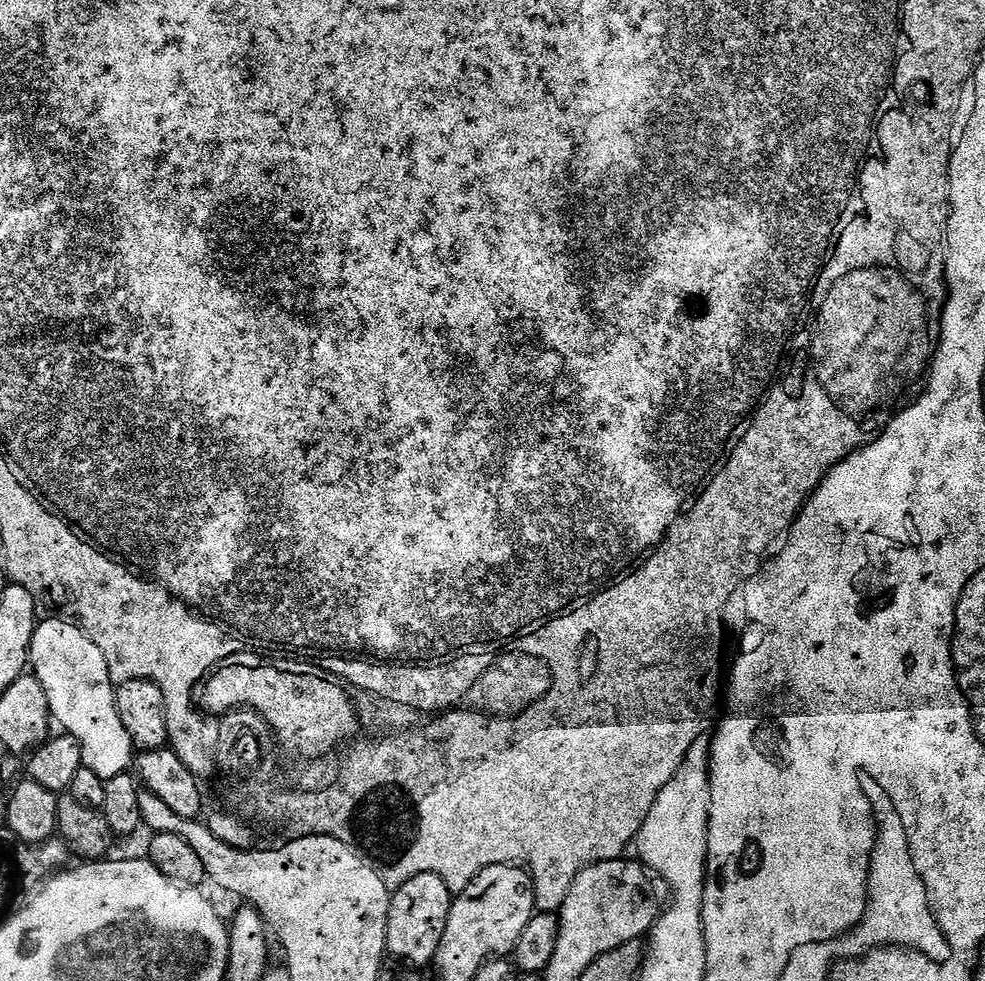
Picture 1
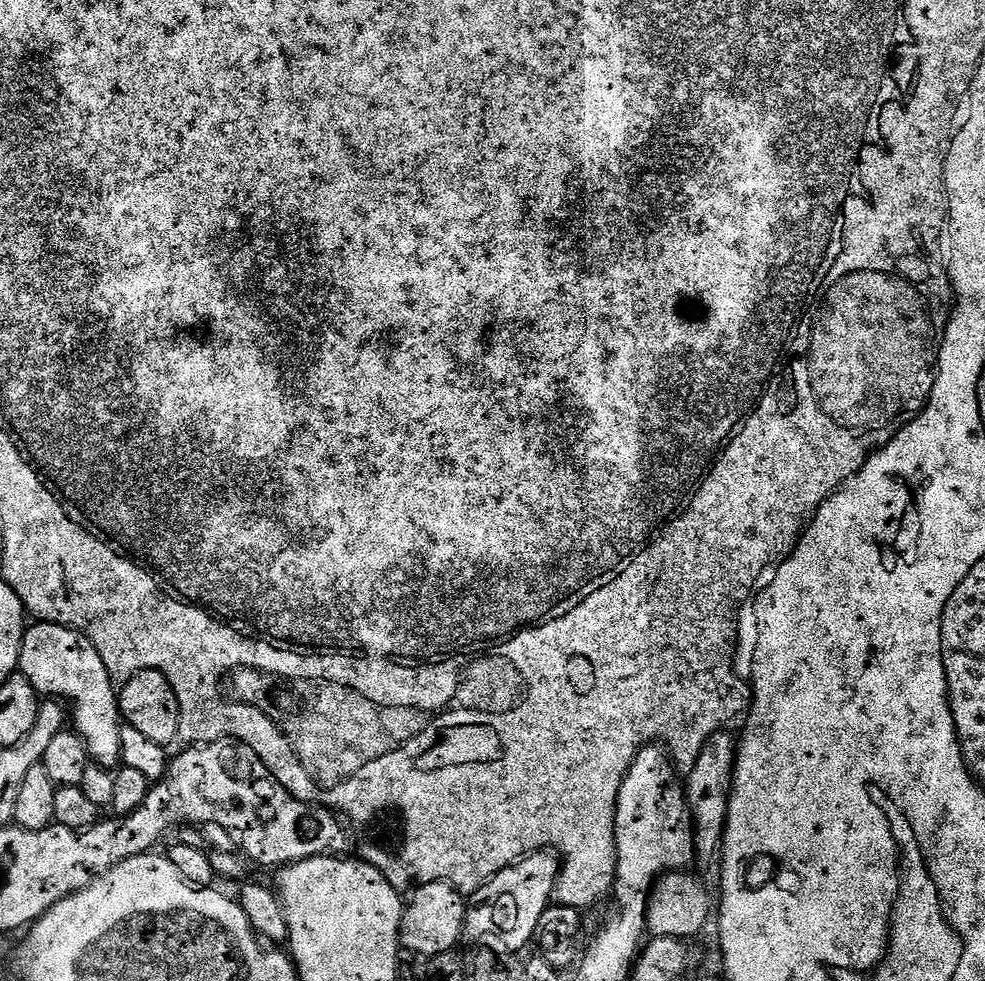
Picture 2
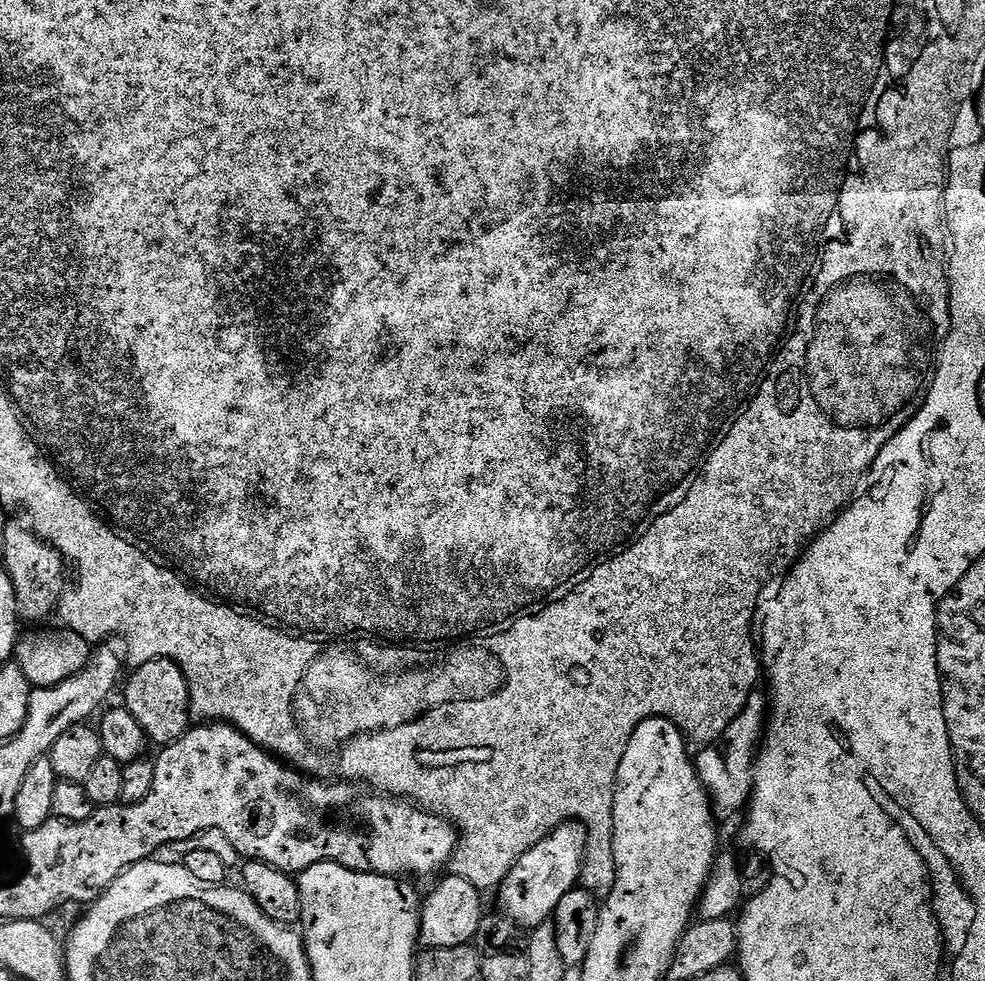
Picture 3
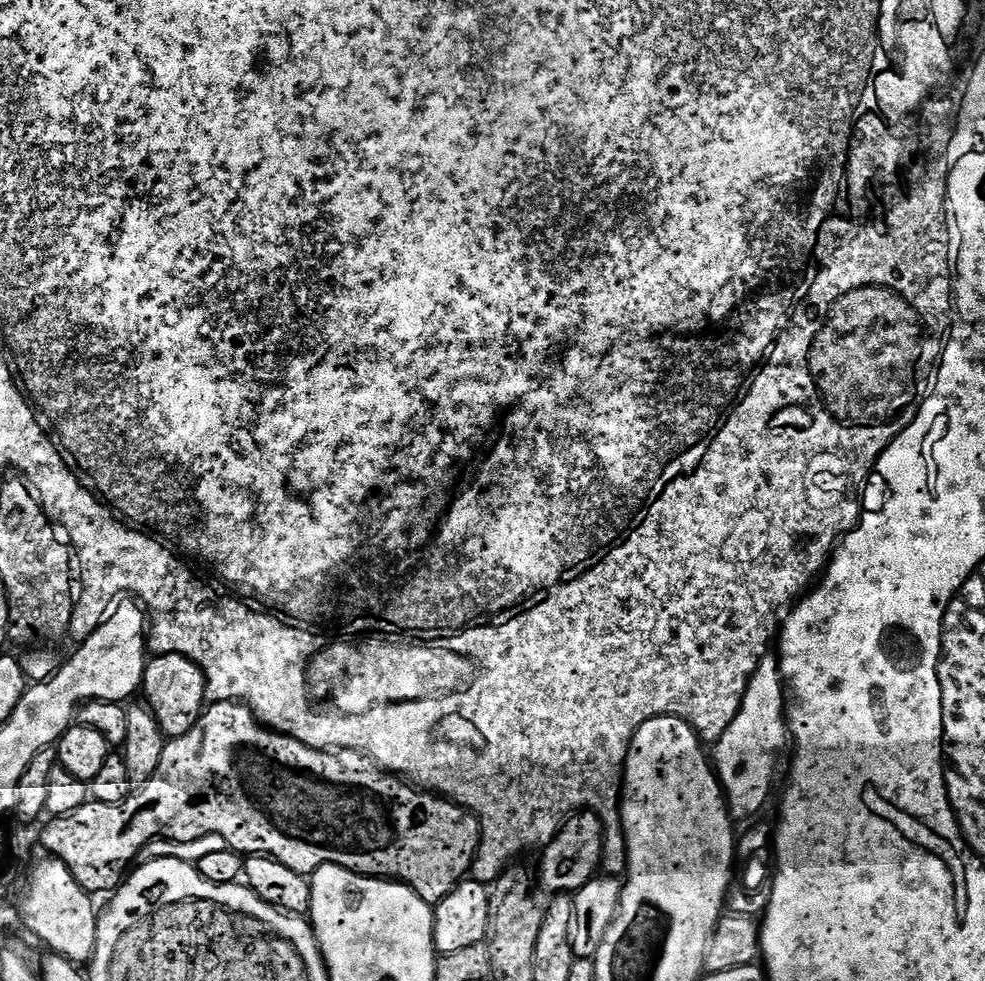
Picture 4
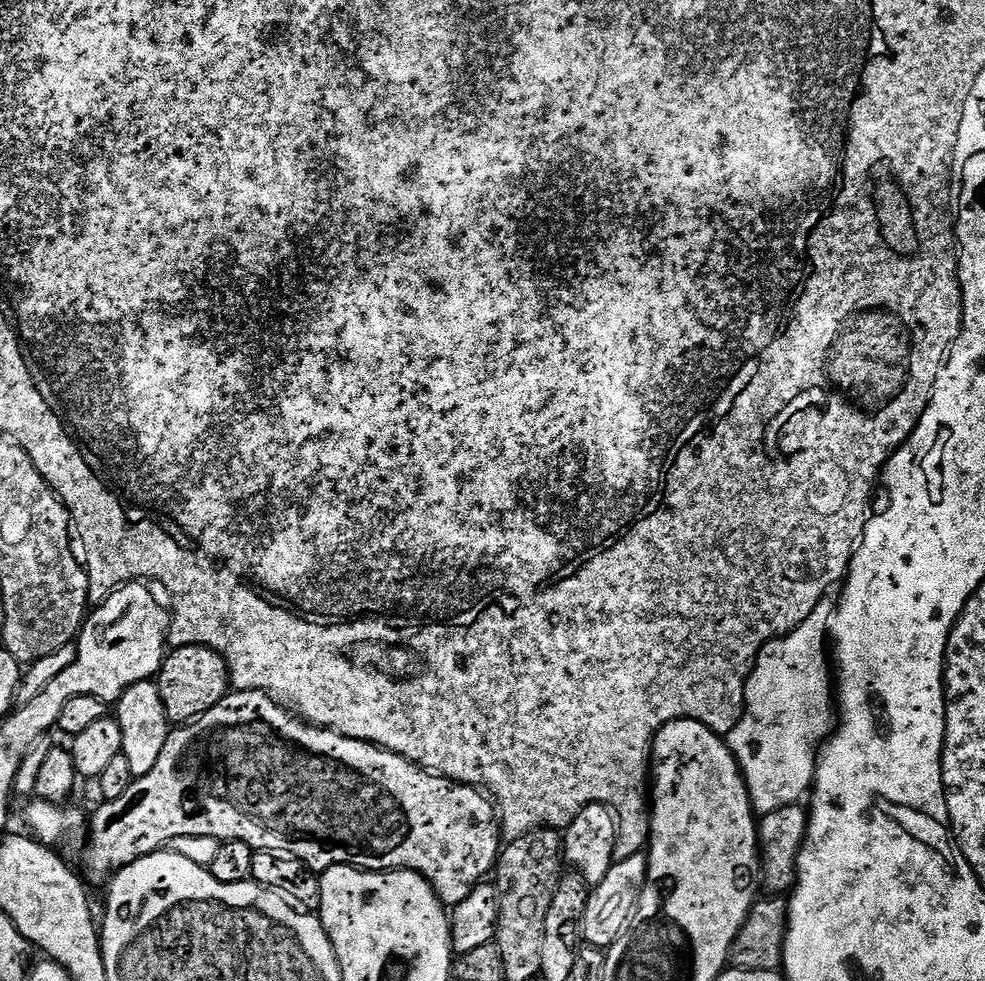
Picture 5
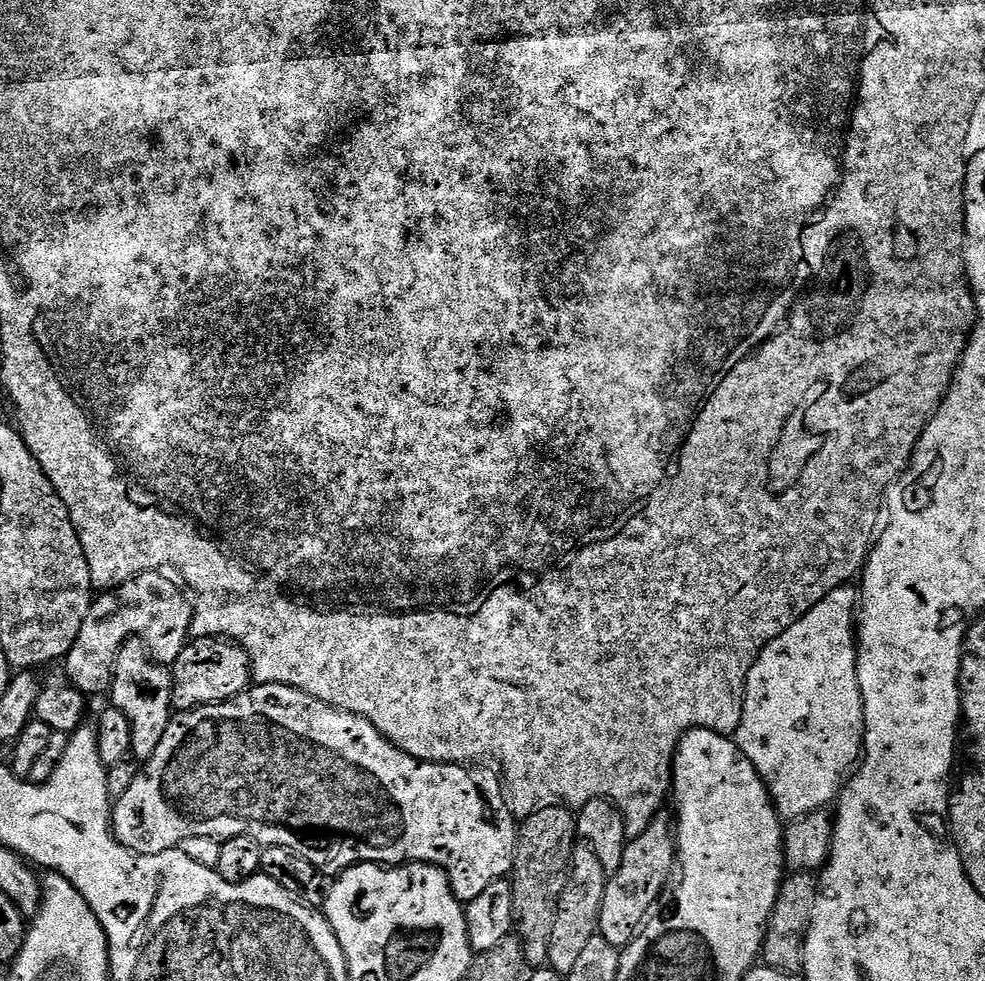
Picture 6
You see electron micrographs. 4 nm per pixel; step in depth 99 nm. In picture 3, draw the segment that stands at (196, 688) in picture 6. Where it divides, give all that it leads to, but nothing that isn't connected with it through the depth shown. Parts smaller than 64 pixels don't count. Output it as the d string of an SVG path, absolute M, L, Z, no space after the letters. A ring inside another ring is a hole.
M151 660L132 668L132 677L123 685L123 707L134 714L134 722L142 726L153 745L167 746L181 740L188 733L194 697L190 694L184 671L172 660Z

